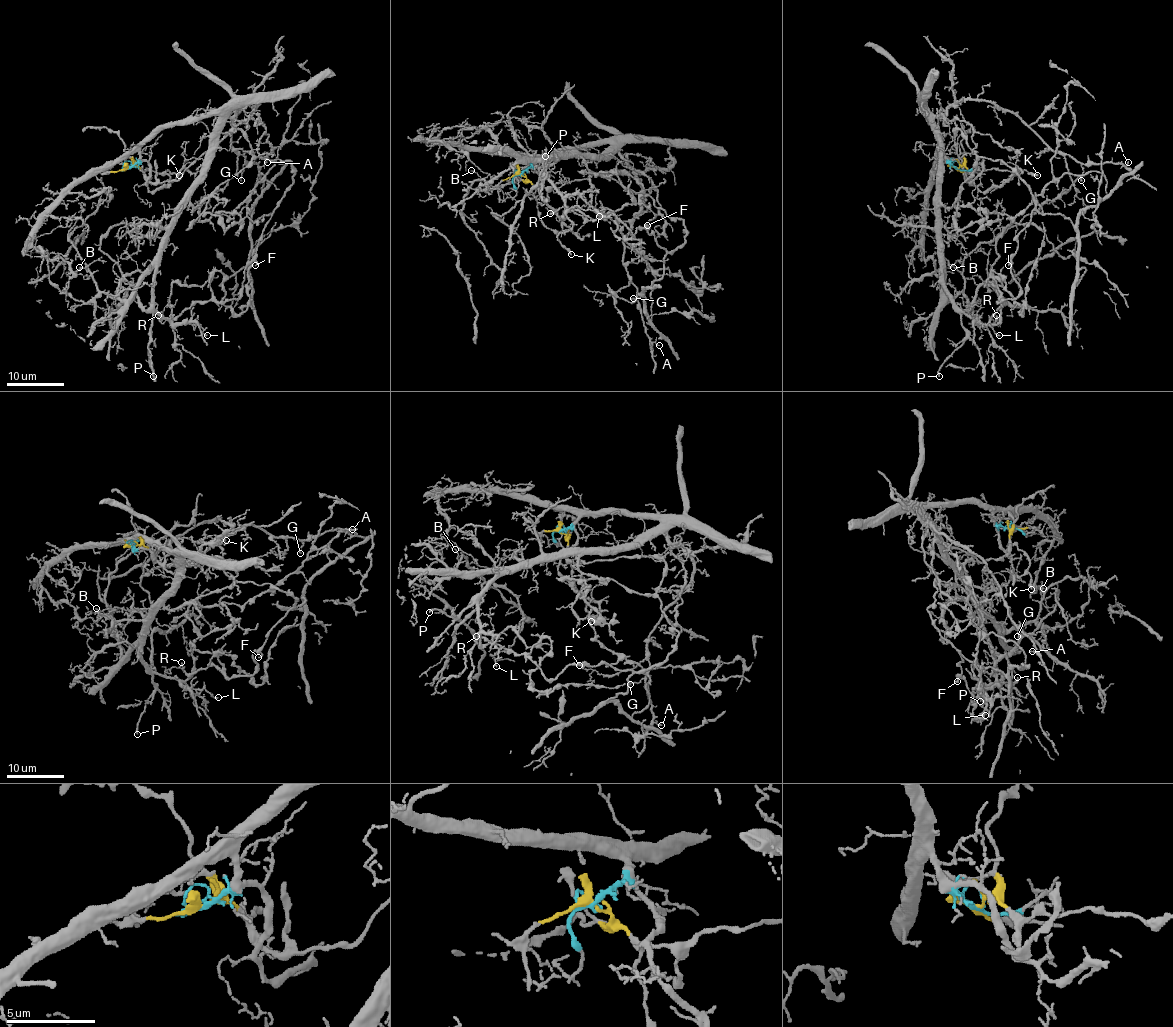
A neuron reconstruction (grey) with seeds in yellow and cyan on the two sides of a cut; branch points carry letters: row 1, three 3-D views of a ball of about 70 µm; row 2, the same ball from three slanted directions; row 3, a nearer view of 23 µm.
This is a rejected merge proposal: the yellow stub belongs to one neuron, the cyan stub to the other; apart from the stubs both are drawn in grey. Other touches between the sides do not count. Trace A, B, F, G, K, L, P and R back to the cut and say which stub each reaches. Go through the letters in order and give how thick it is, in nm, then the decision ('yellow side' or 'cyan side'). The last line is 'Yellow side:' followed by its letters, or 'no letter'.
A: 130 nm thick; cyan side
B: 100 nm thick; cyan side
F: 150 nm thick; yellow side
G: 110 nm thick; cyan side
K: 240 nm thick; yellow side
L: 140 nm thick; cyan side
P: 200 nm thick; cyan side
R: 180 nm thick; yellow side
Yellow side: F, K, R

